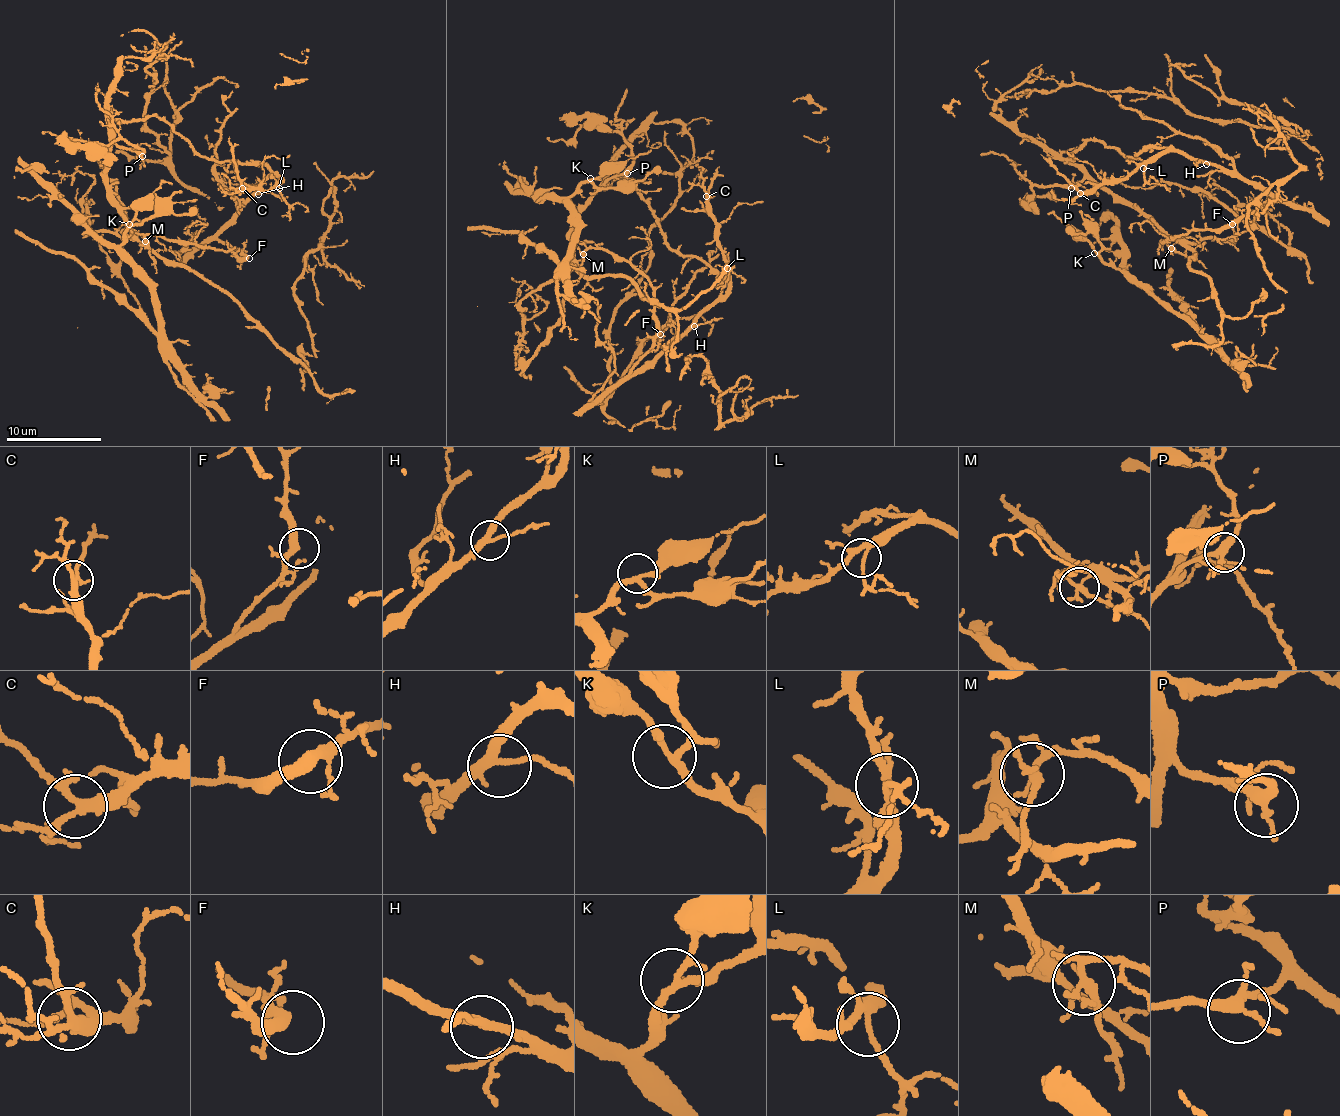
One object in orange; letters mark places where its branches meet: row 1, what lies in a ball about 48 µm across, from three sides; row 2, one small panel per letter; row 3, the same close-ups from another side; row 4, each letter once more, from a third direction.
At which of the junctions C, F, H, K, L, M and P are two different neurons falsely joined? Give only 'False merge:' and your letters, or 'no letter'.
False merge: M

